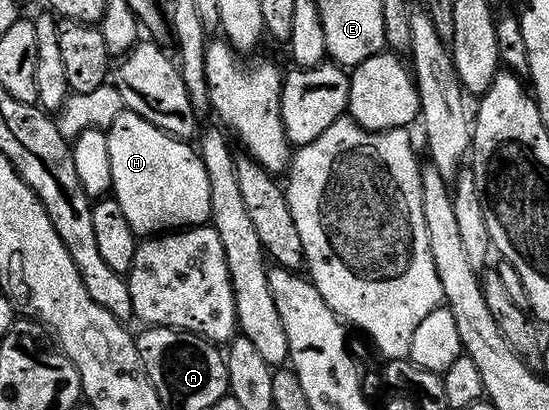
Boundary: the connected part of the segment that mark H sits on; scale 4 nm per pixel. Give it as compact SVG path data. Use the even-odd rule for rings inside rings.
M124 110L111 127L106 129L109 142L109 166L111 167L111 192L113 199L125 210L129 226L136 237L150 238L168 230L182 230L192 226L203 226L210 221L209 178L198 151L188 141L178 140L145 122L137 114Z

